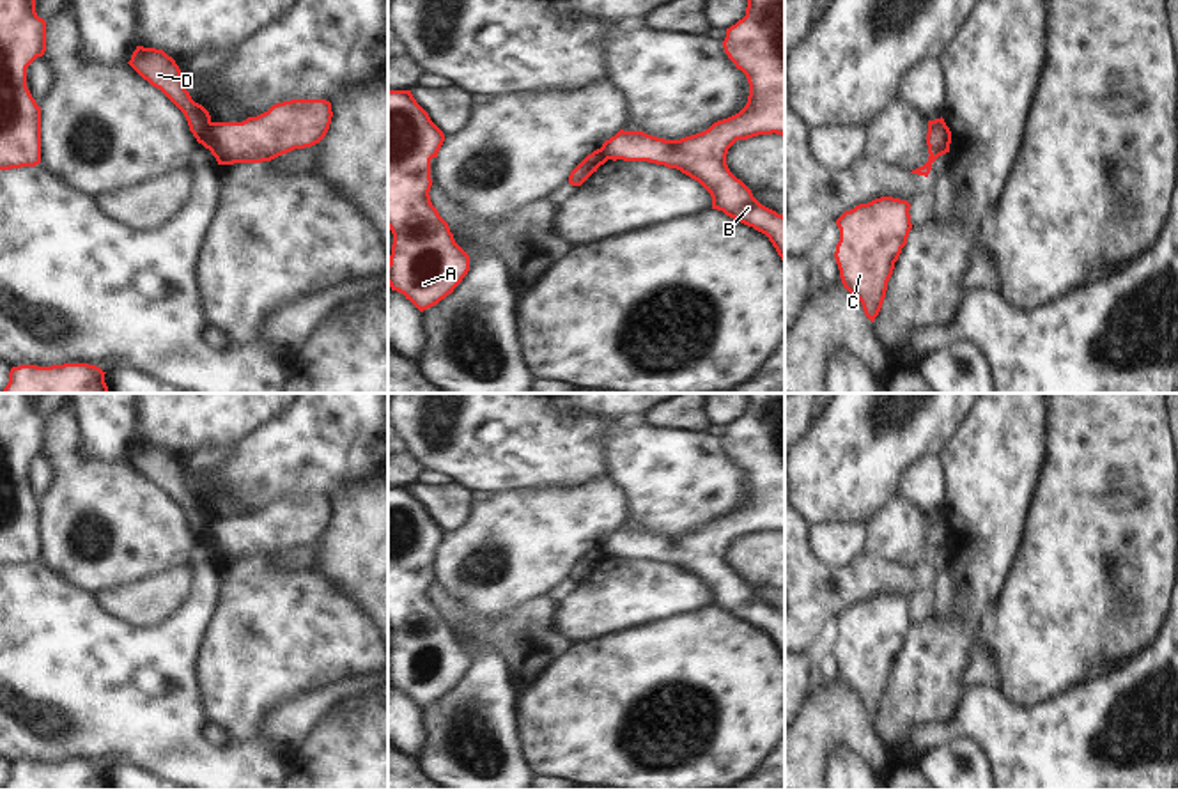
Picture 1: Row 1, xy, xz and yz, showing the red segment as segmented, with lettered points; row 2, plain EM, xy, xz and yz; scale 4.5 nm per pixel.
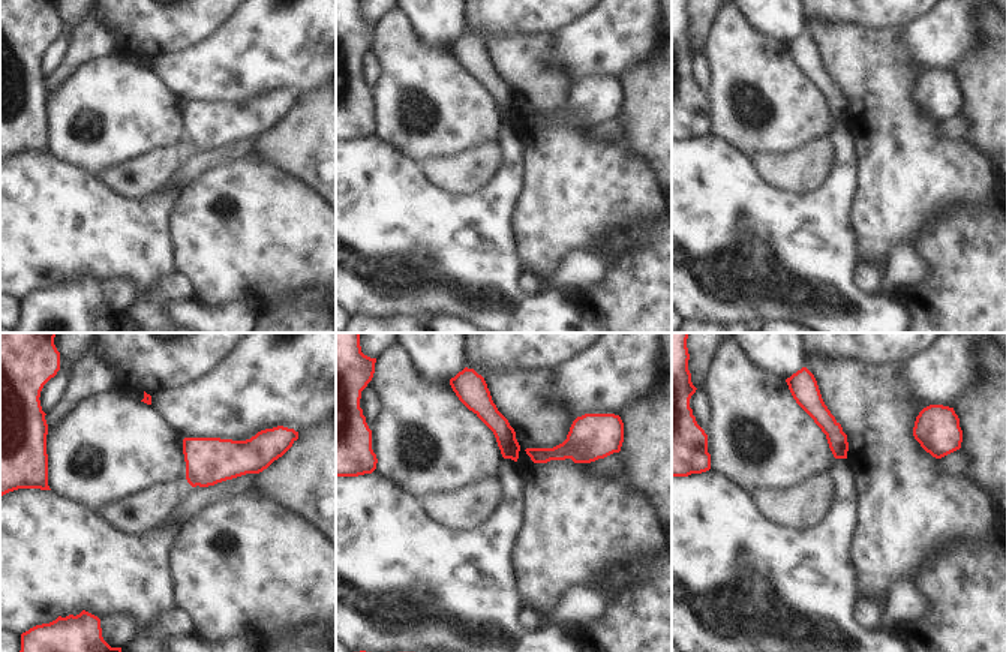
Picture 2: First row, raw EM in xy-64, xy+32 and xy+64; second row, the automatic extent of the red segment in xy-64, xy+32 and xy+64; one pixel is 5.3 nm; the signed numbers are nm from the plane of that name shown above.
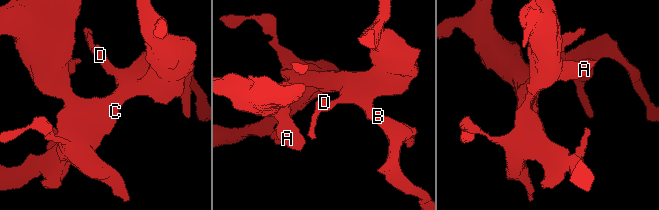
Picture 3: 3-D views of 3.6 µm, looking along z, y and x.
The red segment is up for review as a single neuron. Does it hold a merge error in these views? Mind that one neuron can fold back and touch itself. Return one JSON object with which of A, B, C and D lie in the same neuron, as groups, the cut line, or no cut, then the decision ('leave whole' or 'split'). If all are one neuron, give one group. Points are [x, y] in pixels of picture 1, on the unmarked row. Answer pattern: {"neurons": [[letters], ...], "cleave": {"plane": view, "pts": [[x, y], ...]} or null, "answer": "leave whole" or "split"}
{"neurons": [["A", "B", "C"], ["D"]], "cleave": {"plane": "xy", "pts": [[211, 519], [202, 541]]}, "answer": "split"}

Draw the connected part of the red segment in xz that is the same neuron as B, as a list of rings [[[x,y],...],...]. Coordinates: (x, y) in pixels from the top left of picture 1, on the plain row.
[[[746,393],[746,397],[746,413],[726,425],[723,438],[725,450],[748,475],[749,492],[746,503],[739,510],[714,519],[709,526],[680,537],[620,526],[602,540],[601,547],[613,558],[664,562],[698,577],[710,590],[712,606],[723,608],[726,613],[765,631],[785,661],[785,613],[762,602],[726,562],[728,546],[737,537],[772,530],[785,533],[785,393]]]

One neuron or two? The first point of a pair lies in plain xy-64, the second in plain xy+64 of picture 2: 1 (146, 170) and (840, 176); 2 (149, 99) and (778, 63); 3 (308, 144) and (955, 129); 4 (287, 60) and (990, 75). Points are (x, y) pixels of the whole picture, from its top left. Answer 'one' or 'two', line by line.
1: two
2: one
3: two
4: two

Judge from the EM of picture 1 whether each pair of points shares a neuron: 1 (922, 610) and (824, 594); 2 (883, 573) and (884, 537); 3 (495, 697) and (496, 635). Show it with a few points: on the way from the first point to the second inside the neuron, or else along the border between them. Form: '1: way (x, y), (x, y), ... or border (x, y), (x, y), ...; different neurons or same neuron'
1: border (927, 578), (909, 599); different neurons
2: border (881, 560), (909, 569); different neurons
3: border (461, 626), (500, 654), (514, 686); different neurons

